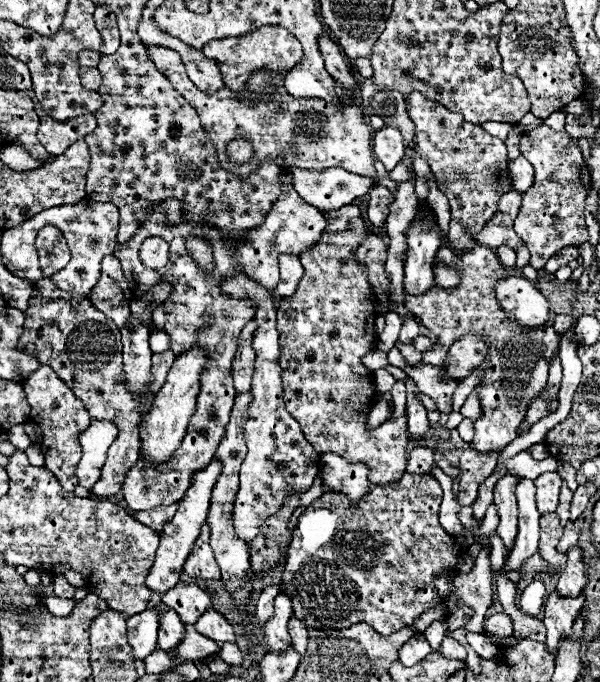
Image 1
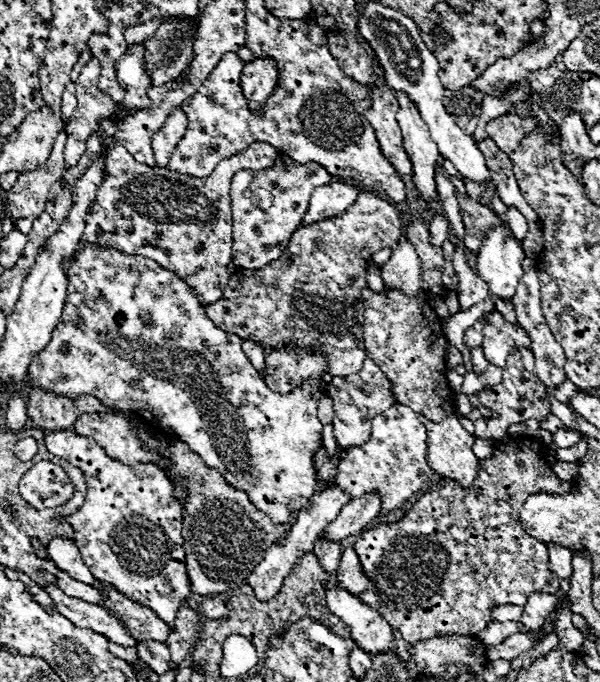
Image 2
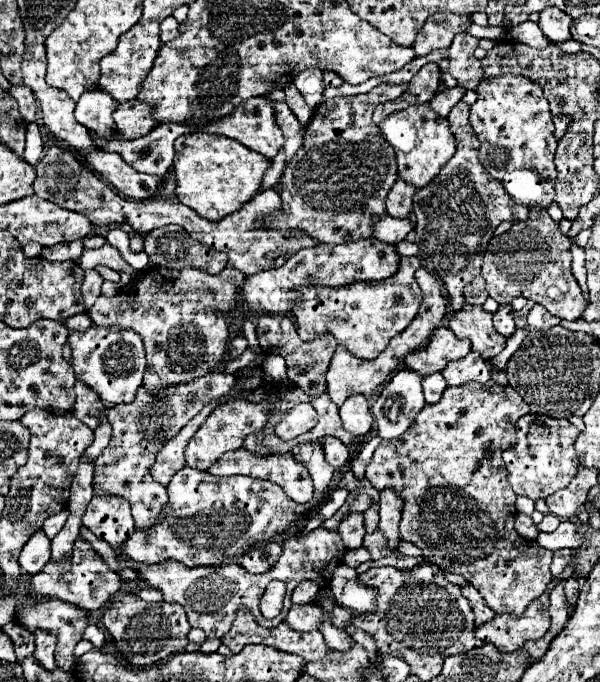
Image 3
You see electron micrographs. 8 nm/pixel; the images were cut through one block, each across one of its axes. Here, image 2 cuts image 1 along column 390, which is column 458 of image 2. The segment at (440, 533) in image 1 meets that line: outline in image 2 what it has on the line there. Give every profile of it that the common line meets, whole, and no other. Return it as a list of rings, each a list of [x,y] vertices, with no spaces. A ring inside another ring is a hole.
[[[506,436],[502,438],[500,442],[494,444],[492,448],[492,456],[482,460],[478,464],[478,478],[474,480],[472,488],[468,490],[462,490],[466,494],[460,494],[460,484],[456,484],[454,480],[448,480],[448,478],[440,478],[438,482],[434,482],[430,486],[430,490],[426,494],[422,494],[414,504],[410,504],[404,512],[402,518],[398,518],[396,522],[380,522],[376,524],[374,528],[370,530],[364,530],[358,538],[356,538],[356,544],[354,544],[354,550],[360,552],[358,558],[362,562],[362,568],[368,576],[368,588],[360,594],[360,600],[366,602],[368,606],[376,608],[376,612],[380,612],[388,624],[398,630],[402,634],[402,638],[412,644],[412,642],[418,642],[418,640],[428,640],[432,636],[452,636],[452,634],[462,634],[462,636],[474,636],[476,632],[480,632],[490,620],[490,610],[492,606],[496,604],[516,604],[516,606],[524,606],[528,602],[528,596],[532,596],[532,592],[558,592],[560,590],[560,580],[556,574],[552,574],[548,570],[548,546],[532,536],[528,536],[524,530],[522,530],[522,524],[518,520],[518,510],[522,508],[522,504],[528,500],[530,494],[536,494],[536,492],[548,492],[548,494],[562,494],[562,492],[570,492],[572,490],[572,484],[570,482],[564,482],[560,480],[550,464],[544,460],[544,454],[542,454],[542,446],[530,438],[530,436]]]

